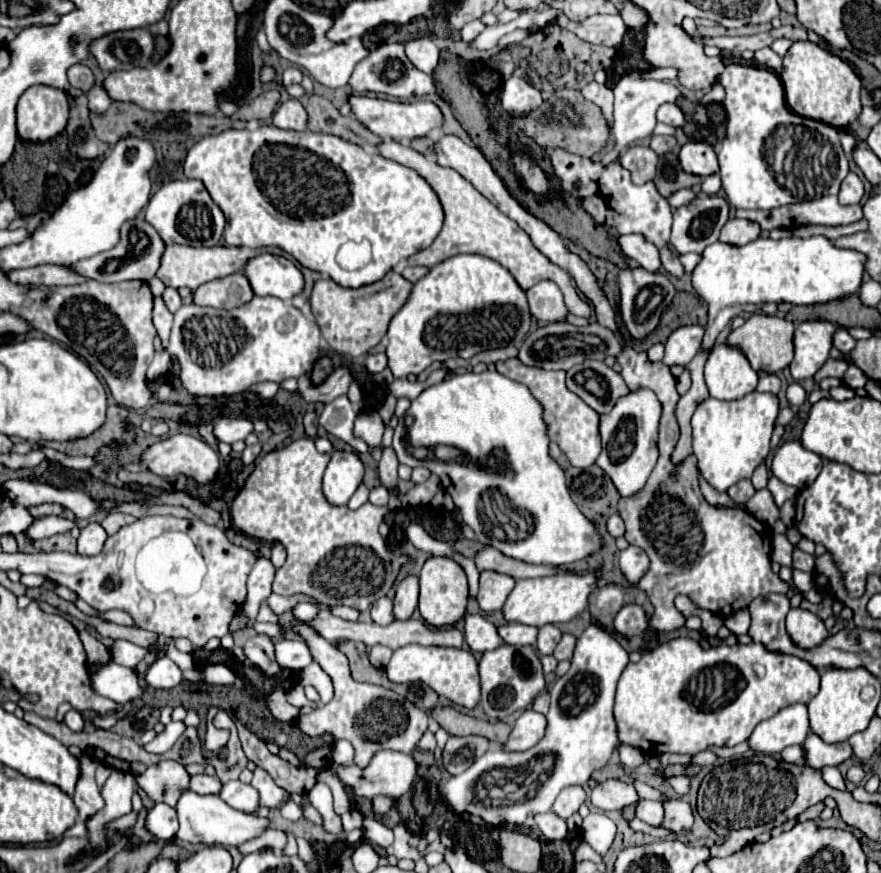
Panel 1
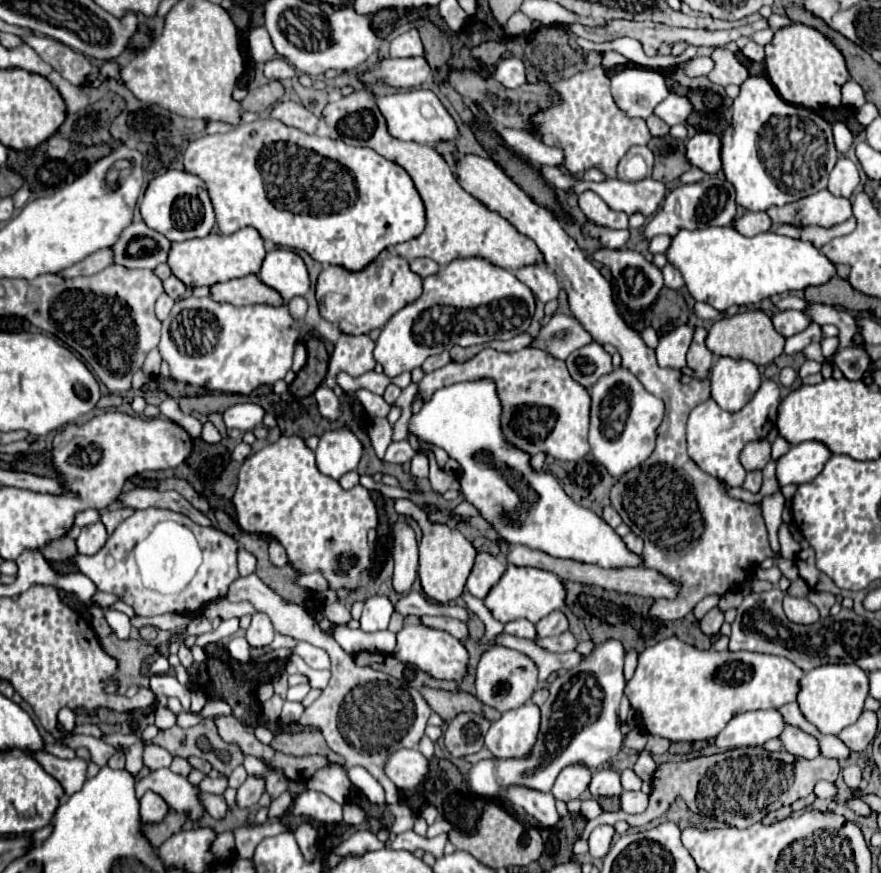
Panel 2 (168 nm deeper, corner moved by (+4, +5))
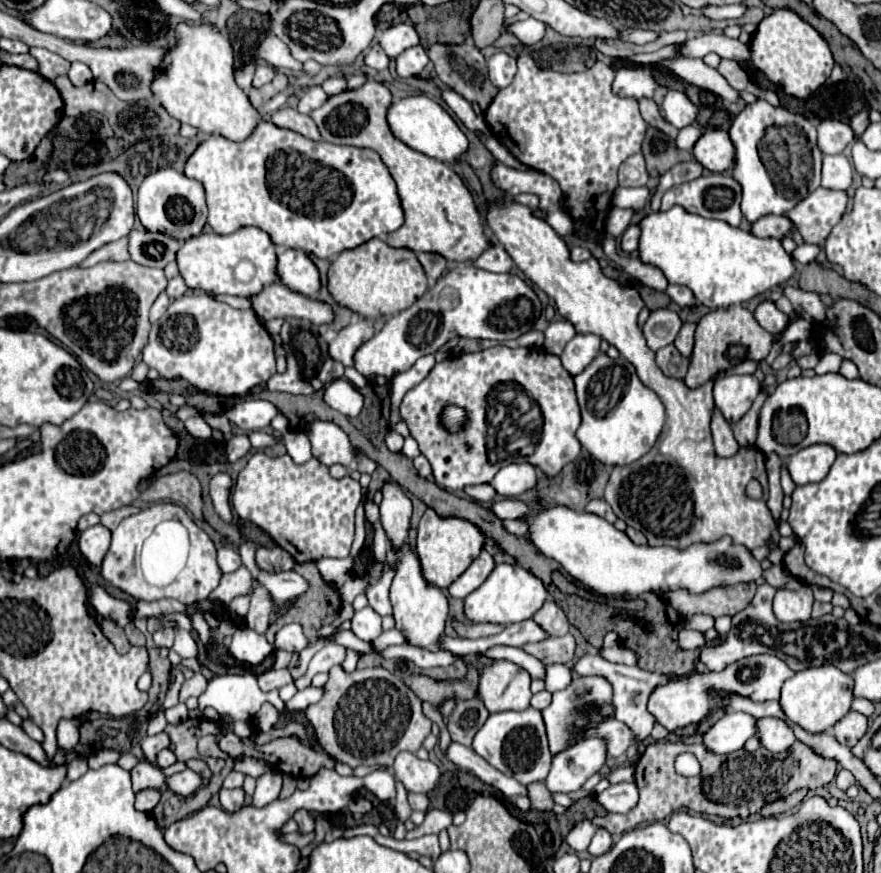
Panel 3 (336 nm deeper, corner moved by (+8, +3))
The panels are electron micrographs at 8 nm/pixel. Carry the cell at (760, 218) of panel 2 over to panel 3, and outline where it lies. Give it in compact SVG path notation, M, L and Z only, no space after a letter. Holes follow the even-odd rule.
M763 216L753 224L753 234L759 238L777 238L783 240L789 232L795 230L795 224L787 220L787 216Z

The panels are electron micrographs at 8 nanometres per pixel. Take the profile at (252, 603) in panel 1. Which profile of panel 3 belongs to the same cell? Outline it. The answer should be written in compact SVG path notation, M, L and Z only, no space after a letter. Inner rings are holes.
M221 546L217 550L217 564L219 564L221 572L233 572L233 570L237 570L241 566L241 558L239 558L235 548Z

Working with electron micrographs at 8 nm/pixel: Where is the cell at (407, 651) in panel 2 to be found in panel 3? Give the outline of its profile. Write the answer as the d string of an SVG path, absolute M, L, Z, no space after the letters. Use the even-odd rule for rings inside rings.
M409 542L395 548L393 544L387 546L387 564L395 570L393 584L391 584L391 604L397 628L407 636L411 646L419 646L431 652L439 650L439 638L443 636L445 620L447 620L447 598L441 588L431 588L427 580L423 580L423 570L419 564L417 554L411 550Z

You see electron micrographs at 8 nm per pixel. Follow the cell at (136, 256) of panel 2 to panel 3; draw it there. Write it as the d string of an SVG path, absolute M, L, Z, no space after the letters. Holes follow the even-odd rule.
M131 230L129 254L135 262L151 268L165 268L175 260L175 252L181 248L179 240L149 230Z

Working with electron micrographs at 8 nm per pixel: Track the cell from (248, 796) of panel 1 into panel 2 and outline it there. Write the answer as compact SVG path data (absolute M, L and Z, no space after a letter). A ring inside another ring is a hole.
M205 778L199 786L201 786L201 792L223 796L227 790L227 778Z

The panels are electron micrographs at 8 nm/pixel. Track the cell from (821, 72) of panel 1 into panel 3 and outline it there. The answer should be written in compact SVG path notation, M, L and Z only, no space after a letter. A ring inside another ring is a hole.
M785 8L773 10L757 24L749 48L751 48L753 64L773 84L781 86L785 94L795 98L807 98L819 86L823 86L829 80L835 64L823 36L803 18L799 18L793 10L785 10Z

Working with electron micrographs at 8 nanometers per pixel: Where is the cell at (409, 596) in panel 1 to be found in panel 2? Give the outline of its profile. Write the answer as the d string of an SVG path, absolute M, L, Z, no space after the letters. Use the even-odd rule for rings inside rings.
M401 520L393 524L395 542L393 542L393 588L397 594L405 594L411 590L417 578L417 540L413 530Z

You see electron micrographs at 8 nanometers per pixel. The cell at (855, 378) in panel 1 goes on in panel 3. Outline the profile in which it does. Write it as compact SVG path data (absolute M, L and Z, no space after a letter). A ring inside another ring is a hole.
M823 354L819 358L819 364L815 366L815 374L827 374L827 372L837 372L841 366L843 358L837 354Z

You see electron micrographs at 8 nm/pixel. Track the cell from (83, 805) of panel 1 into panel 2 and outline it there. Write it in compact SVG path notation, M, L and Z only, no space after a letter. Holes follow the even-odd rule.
M37 752L35 758L53 778L57 778L61 782L67 796L71 796L83 788L83 782L87 780L87 760L85 758L61 760L49 752Z

